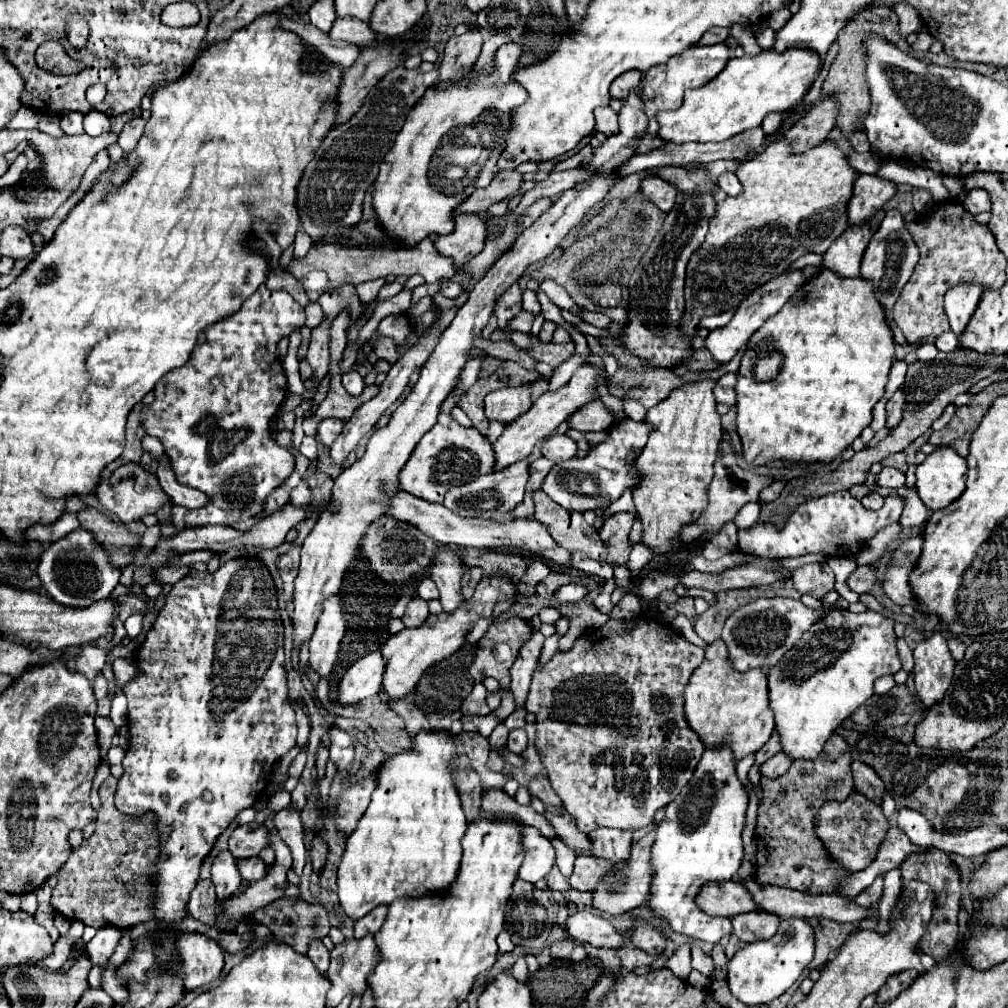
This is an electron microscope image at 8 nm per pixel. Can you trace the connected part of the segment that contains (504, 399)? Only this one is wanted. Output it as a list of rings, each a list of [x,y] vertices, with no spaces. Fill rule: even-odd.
[[[519,385],[517,389],[503,387],[485,397],[485,417],[487,421],[499,421],[503,425],[513,423],[517,415],[523,415],[531,407],[529,397],[531,385]]]

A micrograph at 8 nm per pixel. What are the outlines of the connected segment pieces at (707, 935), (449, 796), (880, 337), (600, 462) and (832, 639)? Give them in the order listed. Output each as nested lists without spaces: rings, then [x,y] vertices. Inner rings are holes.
[[[717,747],[717,749],[705,749],[691,781],[681,789],[681,793],[665,807],[665,821],[657,825],[657,835],[651,851],[651,867],[653,867],[653,881],[651,881],[651,897],[647,901],[649,909],[655,913],[657,919],[663,919],[671,925],[673,931],[709,941],[719,943],[723,935],[731,933],[731,919],[727,917],[711,917],[705,915],[697,903],[695,897],[699,895],[699,889],[705,883],[723,883],[731,881],[735,873],[741,867],[743,861],[743,841],[741,831],[745,827],[745,811],[747,811],[747,793],[743,791],[741,781],[735,773],[735,759],[729,747]]]
[[[419,733],[413,739],[413,751],[391,755],[379,769],[377,789],[361,817],[357,829],[347,839],[347,847],[337,873],[337,895],[343,913],[357,921],[379,905],[391,905],[399,897],[443,895],[457,879],[461,863],[461,839],[467,831],[465,813],[453,783],[449,763],[455,757],[455,743],[447,733]]]
[[[821,269],[821,273],[805,283],[779,313],[769,317],[747,343],[735,385],[737,435],[743,445],[743,459],[757,467],[777,459],[795,465],[831,463],[871,423],[871,409],[885,393],[887,373],[895,363],[893,357],[893,333],[885,321],[885,311],[873,295],[873,283],[861,277],[839,279],[835,273]],[[771,353],[783,355],[779,373],[775,379],[759,383],[753,377],[755,359]]]
[[[623,417],[621,421],[615,421],[611,429],[607,431],[607,437],[596,447],[591,447],[591,451],[583,459],[573,459],[565,461],[559,467],[551,469],[551,473],[545,477],[541,489],[563,509],[567,511],[597,511],[609,507],[613,501],[617,501],[623,491],[633,489],[637,481],[641,481],[639,471],[635,465],[627,467],[627,457],[635,453],[635,459],[639,457],[639,451],[645,447],[653,427],[645,421],[637,423],[629,417]]]
[[[843,609],[829,611],[821,623],[813,623],[811,631],[805,633],[783,657],[781,663],[767,671],[769,681],[769,709],[775,717],[775,729],[781,739],[781,751],[797,761],[797,759],[817,759],[823,751],[825,741],[833,731],[853,715],[853,711],[865,703],[873,695],[875,679],[883,675],[895,675],[901,669],[901,661],[895,647],[895,621],[887,619],[879,613],[851,613]]]

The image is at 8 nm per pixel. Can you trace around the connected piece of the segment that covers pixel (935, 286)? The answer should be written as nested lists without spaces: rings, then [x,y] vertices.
[[[947,201],[917,223],[907,221],[905,227],[911,231],[921,257],[893,307],[893,319],[907,343],[915,343],[923,337],[939,337],[949,331],[949,321],[943,311],[943,295],[951,287],[959,283],[977,283],[981,287],[999,289],[1005,283],[1007,259],[999,251],[987,225],[977,223],[957,201]]]

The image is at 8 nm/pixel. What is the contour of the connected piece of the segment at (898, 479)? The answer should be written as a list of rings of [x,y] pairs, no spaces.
[[[883,467],[875,481],[877,481],[879,487],[899,489],[899,487],[903,487],[903,483],[905,483],[905,475],[903,475],[901,471],[897,471],[895,467]]]

